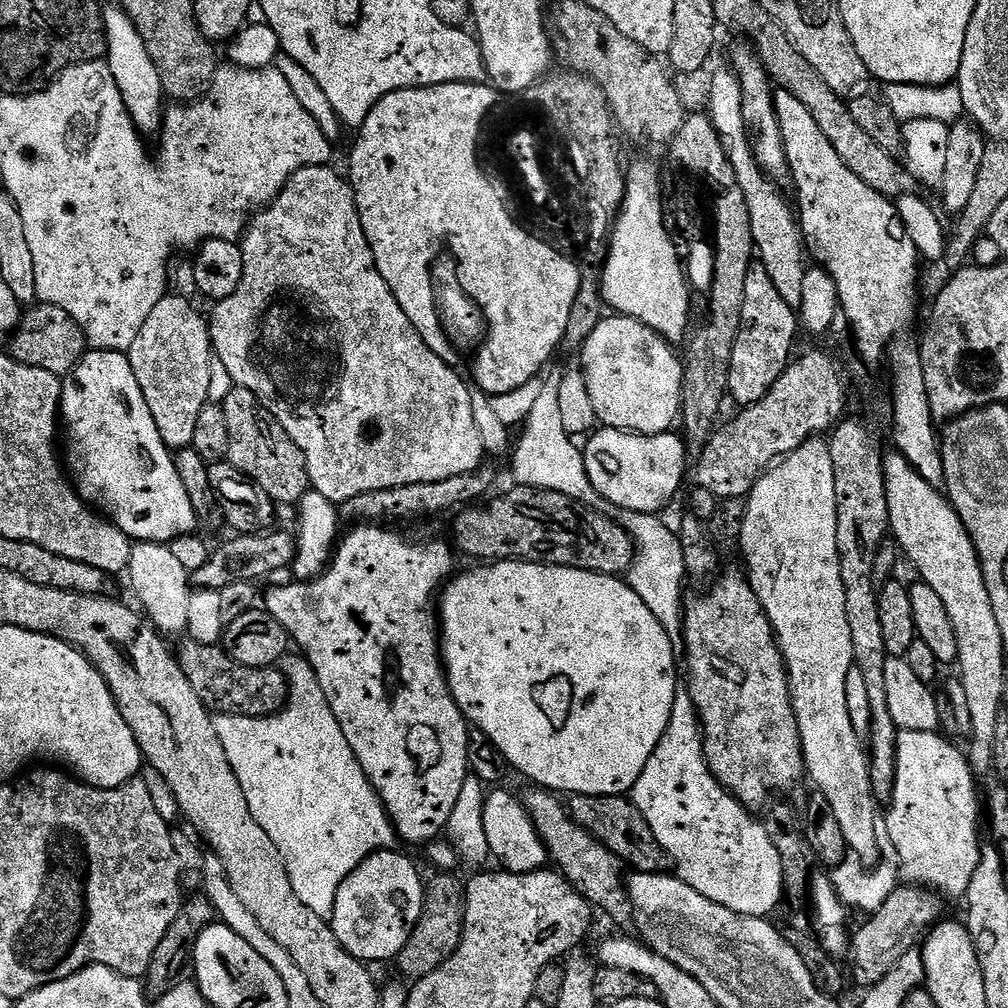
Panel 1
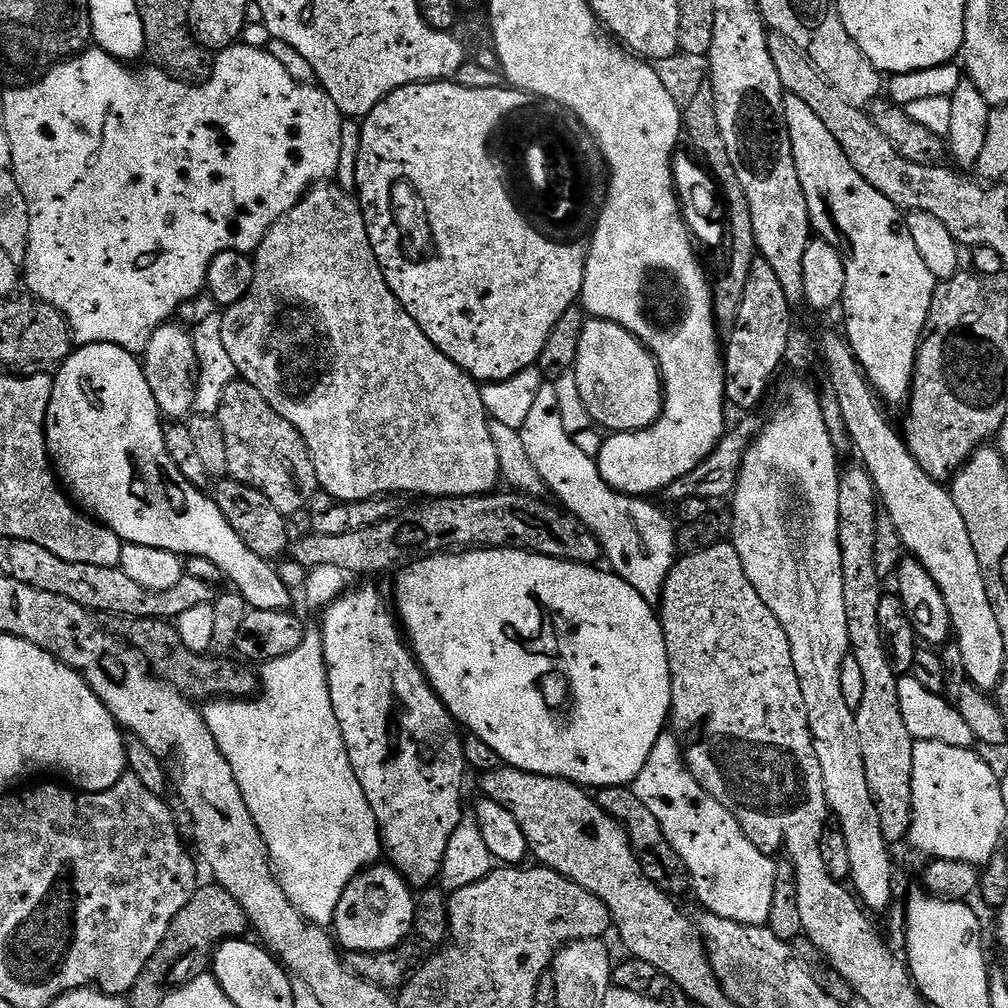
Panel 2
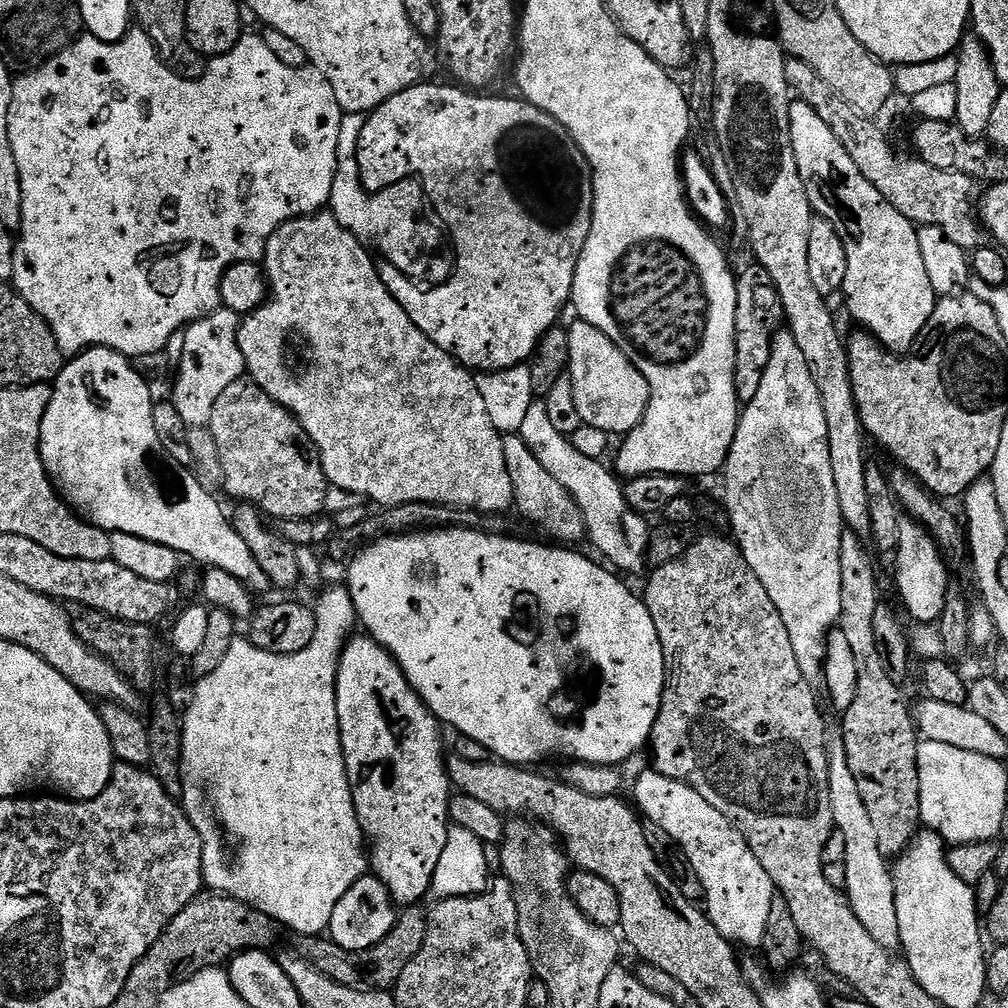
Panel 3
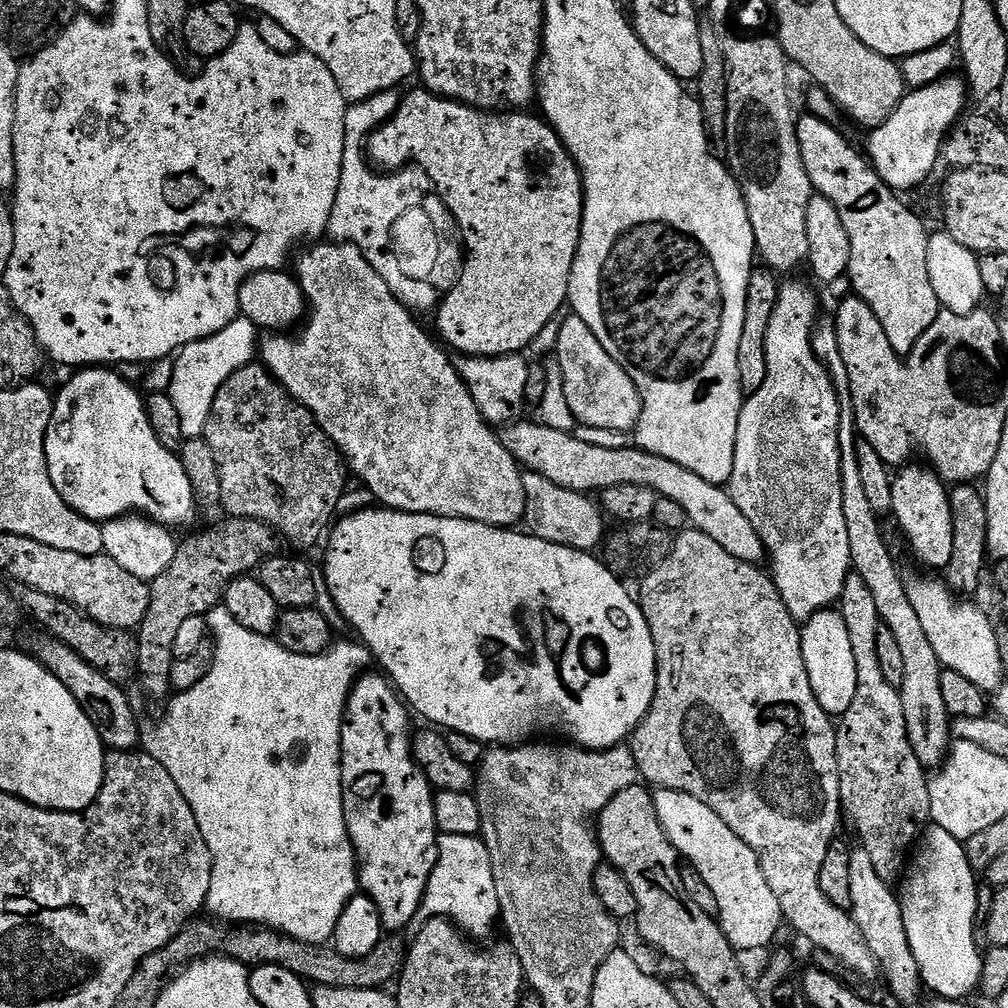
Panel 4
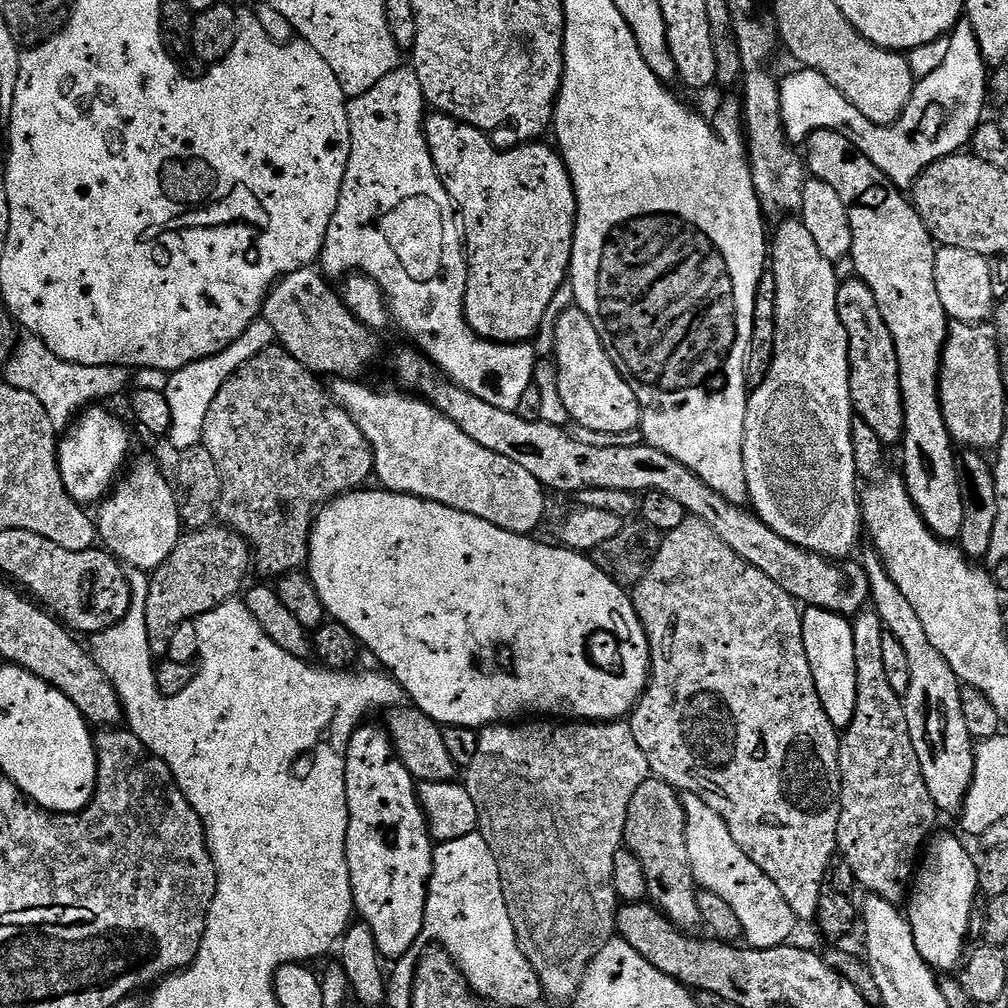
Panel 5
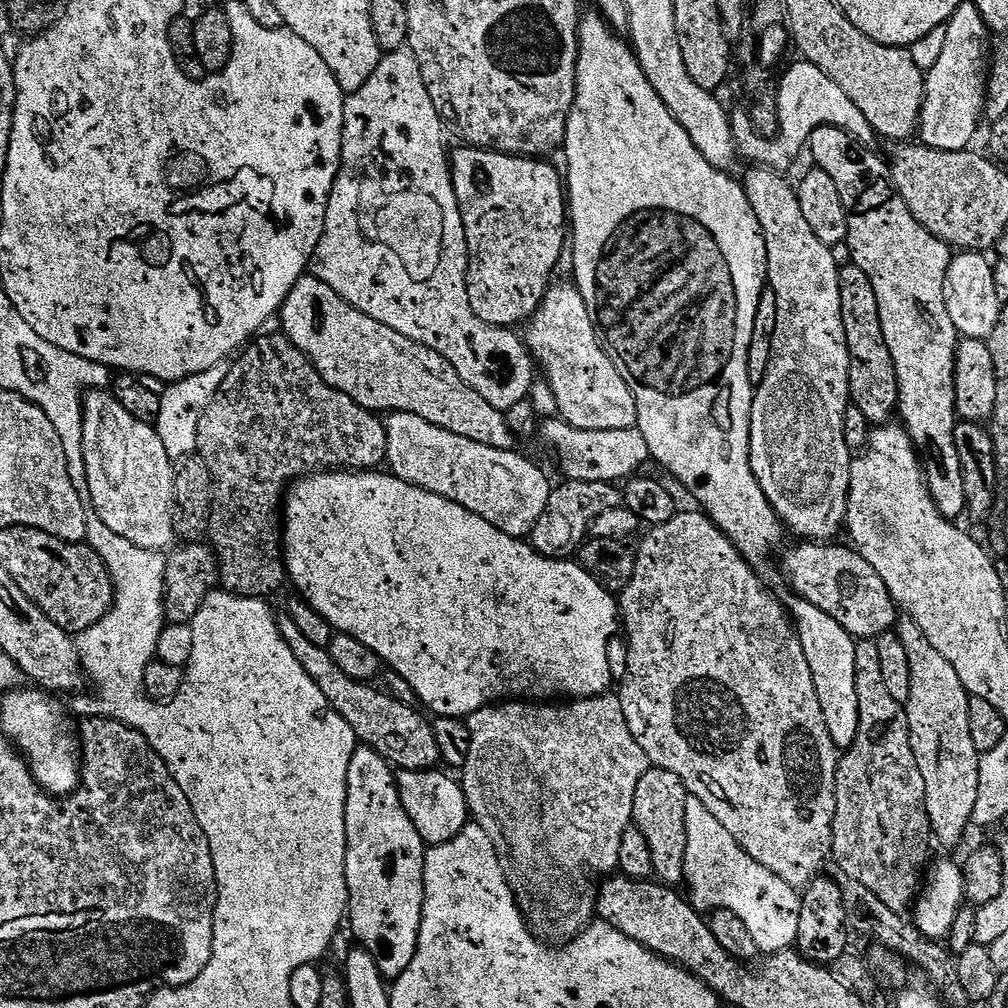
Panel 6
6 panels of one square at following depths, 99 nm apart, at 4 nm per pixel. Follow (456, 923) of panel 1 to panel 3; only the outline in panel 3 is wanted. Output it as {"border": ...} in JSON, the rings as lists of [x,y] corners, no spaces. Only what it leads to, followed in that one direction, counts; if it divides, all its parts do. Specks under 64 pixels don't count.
{"border":[[[408,906],[397,915],[396,925],[392,933],[382,942],[370,946],[366,950],[346,950],[338,946],[330,938],[320,936],[295,937],[295,947],[301,956],[305,957],[312,967],[324,972],[334,982],[347,988],[363,988],[365,990],[392,990],[395,989],[398,978],[402,978],[402,970],[410,966],[414,954],[422,950],[422,942],[426,942],[428,929],[428,912],[420,906]]]}

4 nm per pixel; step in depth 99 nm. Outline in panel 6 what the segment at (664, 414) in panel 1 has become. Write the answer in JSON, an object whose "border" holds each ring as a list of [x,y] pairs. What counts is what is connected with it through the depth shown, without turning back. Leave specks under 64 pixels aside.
{"border":[[[553,283],[544,295],[543,302],[527,321],[528,336],[526,343],[533,361],[542,371],[543,379],[548,381],[550,390],[554,390],[554,398],[558,402],[559,419],[565,420],[578,430],[626,430],[636,427],[638,410],[634,402],[634,394],[630,394],[630,386],[622,382],[622,374],[614,370],[614,362],[605,354],[600,339],[596,336],[596,327],[586,310],[586,302],[575,283]]]}

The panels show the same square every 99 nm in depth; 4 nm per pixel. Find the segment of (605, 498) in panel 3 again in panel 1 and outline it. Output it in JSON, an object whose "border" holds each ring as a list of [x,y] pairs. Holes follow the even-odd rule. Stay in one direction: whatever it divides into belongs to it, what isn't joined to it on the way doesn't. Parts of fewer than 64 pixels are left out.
{"border":[[[554,374],[544,380],[544,389],[538,398],[538,403],[534,405],[534,410],[530,410],[527,420],[522,425],[524,433],[521,434],[520,445],[516,448],[516,460],[520,464],[532,464],[531,487],[566,494],[571,500],[596,506],[601,503],[601,499],[586,474],[583,451],[574,446],[572,437],[562,426],[562,413],[558,406],[559,385],[559,375]],[[621,511],[618,522],[632,536],[636,543],[636,557],[632,560],[632,567],[626,573],[626,583],[632,587],[634,594],[646,602],[650,614],[662,622],[662,630],[670,638],[673,648],[680,650],[684,646],[684,609],[686,595],[686,562],[684,561],[684,547],[680,545],[679,535],[672,532],[660,521],[661,517],[655,512],[625,512]]]}

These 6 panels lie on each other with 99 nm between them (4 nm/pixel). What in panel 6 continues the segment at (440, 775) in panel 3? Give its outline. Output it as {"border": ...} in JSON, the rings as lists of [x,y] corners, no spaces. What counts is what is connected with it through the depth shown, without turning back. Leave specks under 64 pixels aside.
{"border":[[[363,746],[357,747],[354,758],[350,758],[350,770],[346,774],[346,882],[348,883],[348,911],[346,915],[353,923],[353,934],[355,943],[361,948],[365,948],[378,962],[378,970],[384,975],[385,981],[397,980],[403,972],[408,969],[410,962],[414,962],[414,954],[418,946],[418,934],[420,933],[420,923],[422,922],[422,910],[424,909],[424,853],[426,845],[423,838],[414,830],[414,822],[410,822],[410,814],[402,806],[400,791],[396,785],[397,773],[388,761],[383,760],[372,748]]]}

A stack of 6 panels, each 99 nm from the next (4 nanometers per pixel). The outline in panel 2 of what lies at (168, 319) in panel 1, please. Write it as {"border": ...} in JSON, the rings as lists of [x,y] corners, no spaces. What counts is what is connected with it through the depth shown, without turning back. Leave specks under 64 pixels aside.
{"border":[[[169,322],[154,330],[142,353],[146,382],[150,382],[154,402],[158,402],[161,417],[172,422],[183,421],[193,411],[199,366],[195,344],[192,341],[193,333],[176,323]]]}

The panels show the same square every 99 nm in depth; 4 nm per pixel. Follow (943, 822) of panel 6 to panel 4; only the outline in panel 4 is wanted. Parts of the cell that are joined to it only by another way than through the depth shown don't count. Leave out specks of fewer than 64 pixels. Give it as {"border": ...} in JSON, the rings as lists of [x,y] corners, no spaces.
{"border":[[[821,319],[812,329],[812,349],[827,368],[830,378],[840,396],[840,473],[842,474],[842,510],[846,513],[846,534],[850,537],[850,554],[852,568],[870,586],[874,593],[874,603],[878,606],[878,614],[883,627],[890,629],[898,647],[902,650],[902,659],[906,662],[906,678],[900,687],[902,706],[906,710],[906,730],[910,738],[910,746],[914,746],[914,754],[925,766],[925,769],[936,770],[943,765],[953,739],[952,725],[946,710],[946,702],[942,699],[942,682],[940,674],[942,665],[938,654],[934,654],[934,646],[930,646],[930,638],[926,638],[926,630],[922,630],[922,621],[910,602],[910,594],[905,577],[900,577],[900,568],[888,549],[888,540],[884,537],[881,517],[876,515],[874,506],[870,506],[870,494],[866,494],[866,482],[862,482],[862,470],[858,466],[856,453],[856,419],[850,394],[850,378],[846,374],[846,362],[842,362],[842,350],[838,350],[838,334],[835,319]]]}

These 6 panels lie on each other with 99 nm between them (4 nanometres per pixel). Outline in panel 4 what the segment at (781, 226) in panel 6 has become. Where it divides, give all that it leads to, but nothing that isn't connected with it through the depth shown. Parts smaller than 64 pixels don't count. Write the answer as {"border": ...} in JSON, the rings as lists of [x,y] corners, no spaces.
{"border":[[[792,280],[789,284],[781,283],[778,302],[774,306],[774,318],[770,318],[770,330],[766,330],[766,382],[762,382],[762,390],[751,393],[740,407],[736,449],[734,450],[734,470],[726,485],[729,494],[734,498],[734,506],[738,506],[738,510],[742,510],[746,518],[750,518],[754,530],[758,530],[764,543],[767,559],[769,561],[772,559],[770,575],[776,582],[776,589],[780,592],[782,602],[786,602],[790,614],[798,622],[809,620],[814,614],[831,609],[839,601],[844,583],[852,568],[850,537],[846,534],[846,513],[842,510],[842,474],[840,473],[840,443],[838,442],[840,396],[836,393],[836,387],[827,368],[816,357],[812,349],[812,329],[817,323],[815,290],[800,280]]]}

